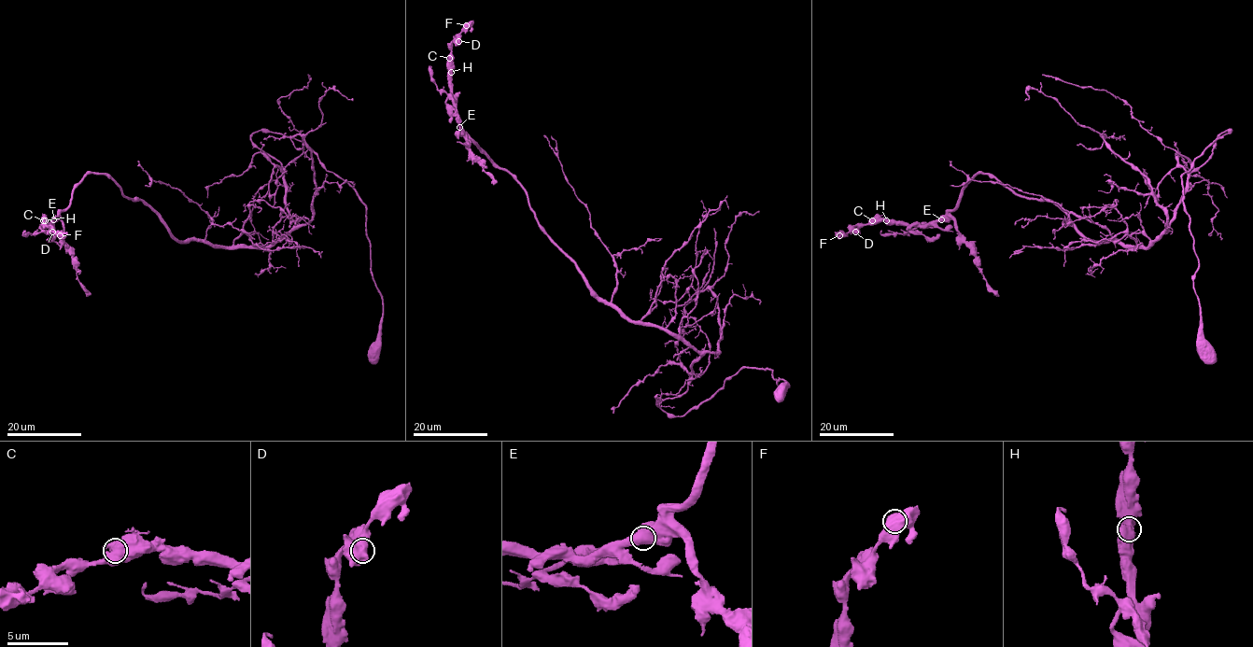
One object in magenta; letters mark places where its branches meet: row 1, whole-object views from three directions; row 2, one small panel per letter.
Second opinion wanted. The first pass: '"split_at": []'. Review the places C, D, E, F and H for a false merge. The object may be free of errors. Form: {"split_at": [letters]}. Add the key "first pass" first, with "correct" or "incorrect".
{"first pass": "correct", "split_at": []}

